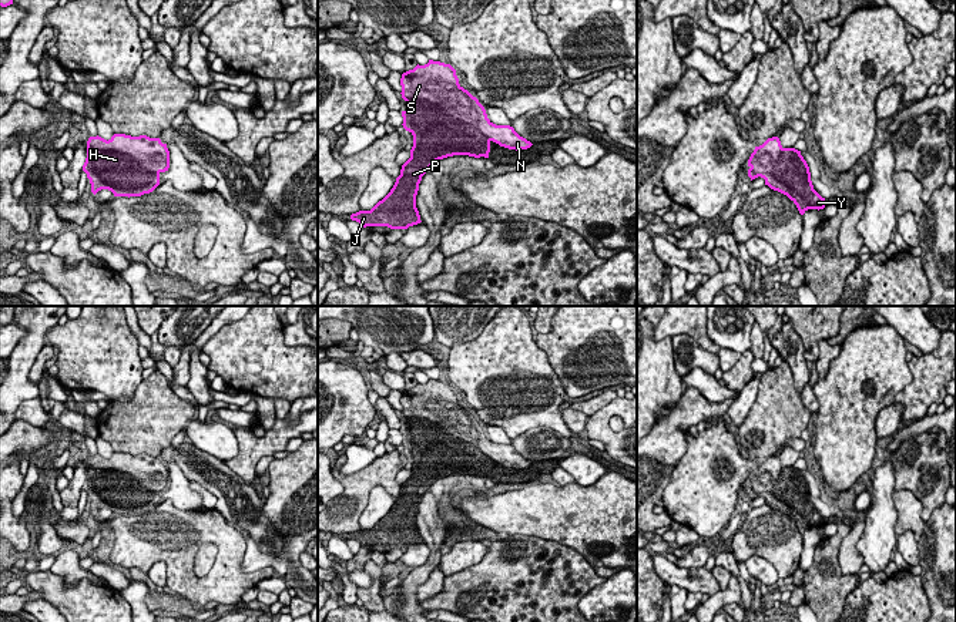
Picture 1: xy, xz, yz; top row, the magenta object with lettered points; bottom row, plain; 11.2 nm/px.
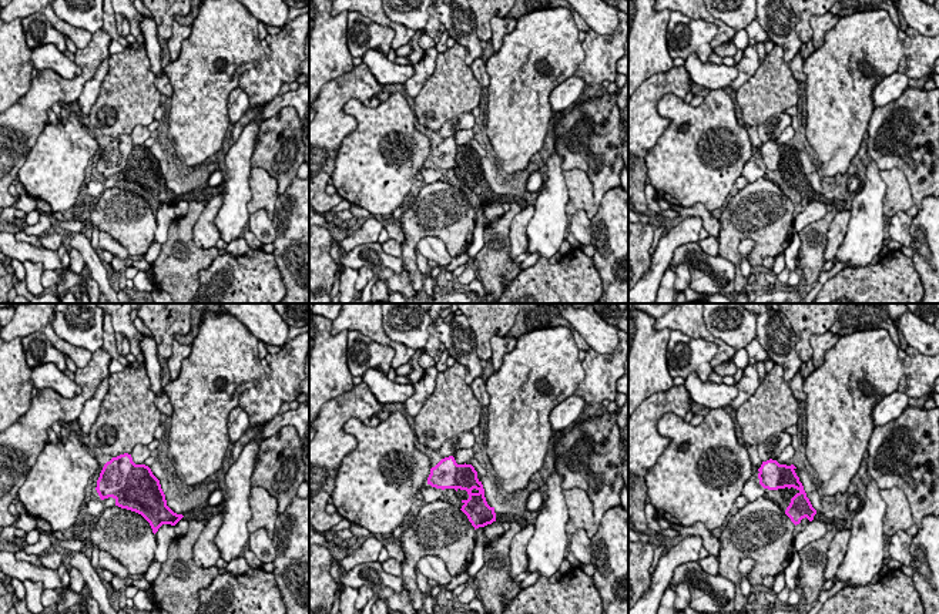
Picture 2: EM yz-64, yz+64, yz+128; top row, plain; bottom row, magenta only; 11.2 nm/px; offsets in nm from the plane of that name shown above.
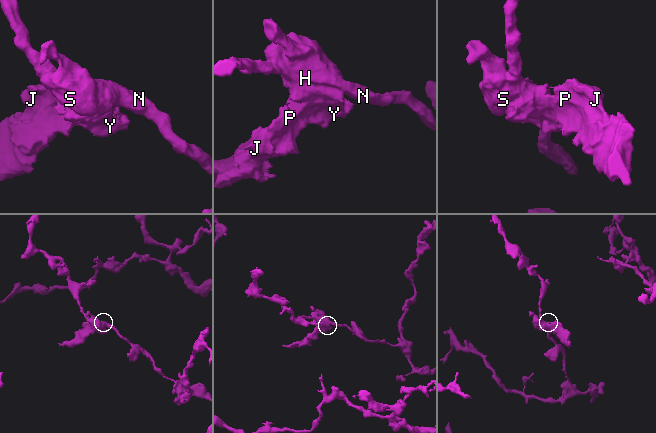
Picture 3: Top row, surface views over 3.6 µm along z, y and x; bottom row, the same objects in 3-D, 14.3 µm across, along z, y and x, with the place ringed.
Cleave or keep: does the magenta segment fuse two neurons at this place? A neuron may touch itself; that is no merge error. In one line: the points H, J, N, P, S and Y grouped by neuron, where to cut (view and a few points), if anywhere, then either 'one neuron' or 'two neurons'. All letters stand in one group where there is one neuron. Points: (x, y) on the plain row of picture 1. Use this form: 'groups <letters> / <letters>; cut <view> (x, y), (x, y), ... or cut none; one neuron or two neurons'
groups H J N P S Y; cut none; one neuron

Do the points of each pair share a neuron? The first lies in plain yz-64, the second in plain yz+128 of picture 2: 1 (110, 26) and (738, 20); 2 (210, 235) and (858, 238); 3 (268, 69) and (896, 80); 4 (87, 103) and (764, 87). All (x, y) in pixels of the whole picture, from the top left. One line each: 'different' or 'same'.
1: different
2: different
3: different
4: different

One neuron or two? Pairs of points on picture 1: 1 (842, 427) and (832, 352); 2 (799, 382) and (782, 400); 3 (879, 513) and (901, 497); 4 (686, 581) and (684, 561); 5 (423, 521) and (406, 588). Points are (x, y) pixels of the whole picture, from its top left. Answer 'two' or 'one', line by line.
1: two
2: two
3: two
4: two
5: one

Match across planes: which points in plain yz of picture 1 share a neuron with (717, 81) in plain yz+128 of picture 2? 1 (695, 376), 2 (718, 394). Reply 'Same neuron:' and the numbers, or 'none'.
Same neuron: 1, 2

